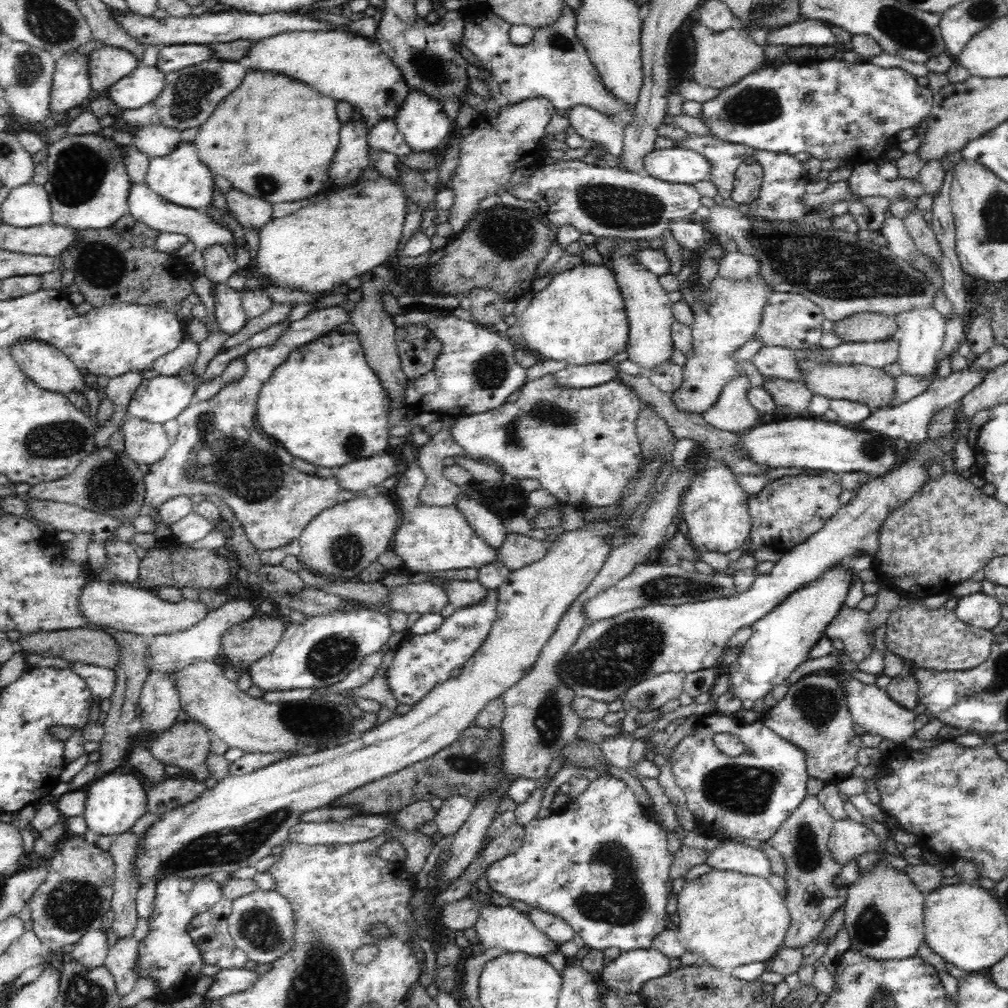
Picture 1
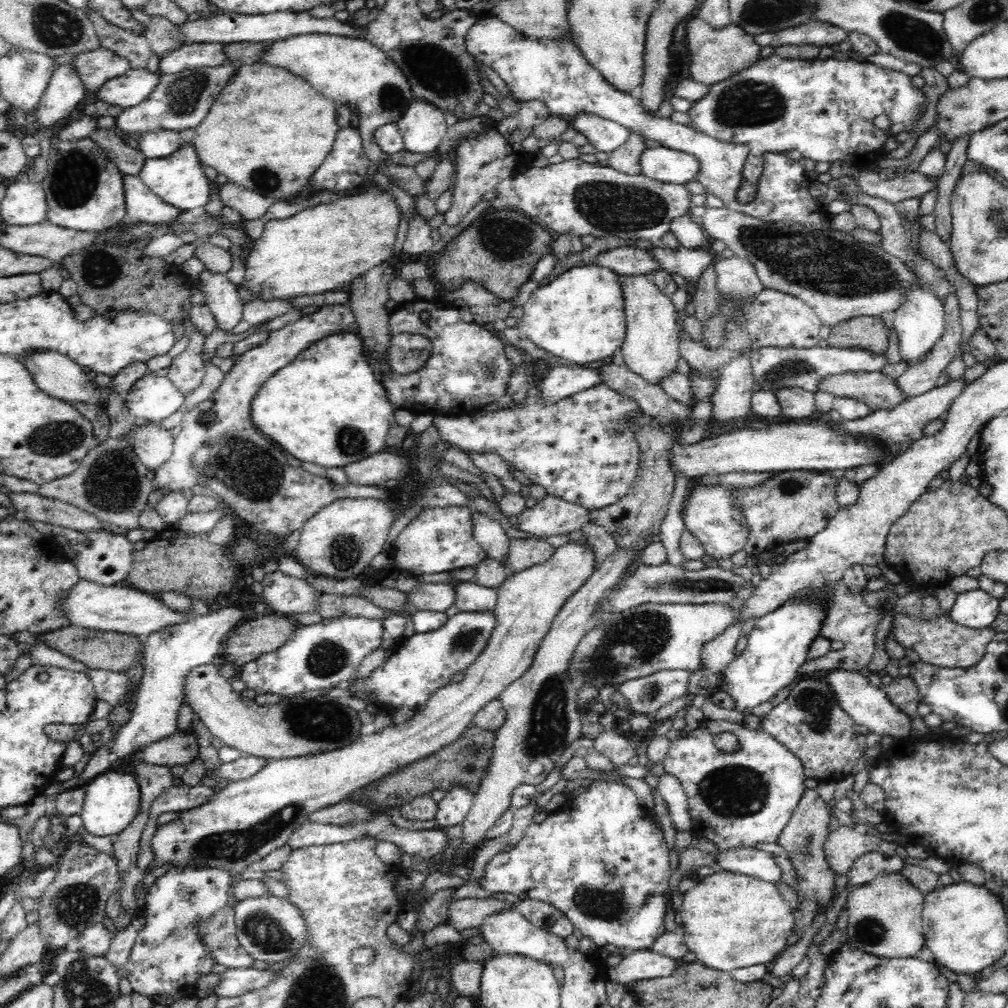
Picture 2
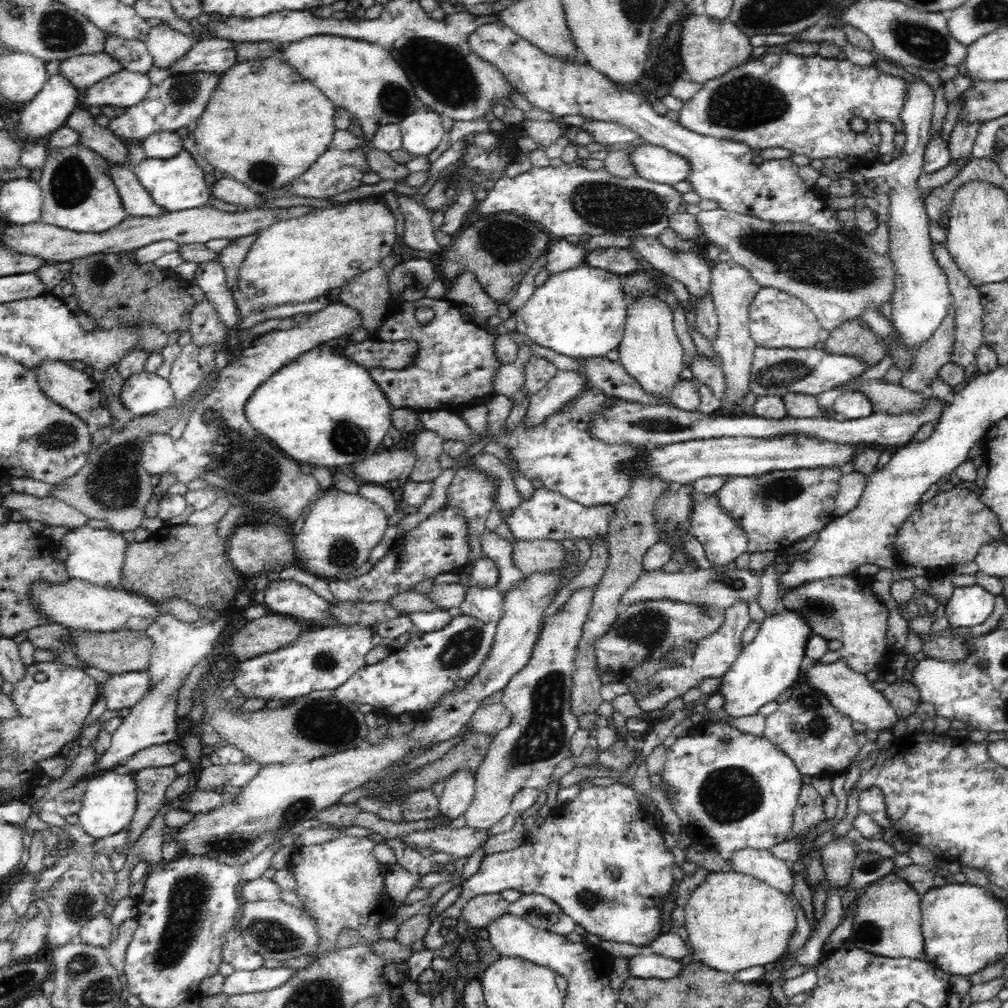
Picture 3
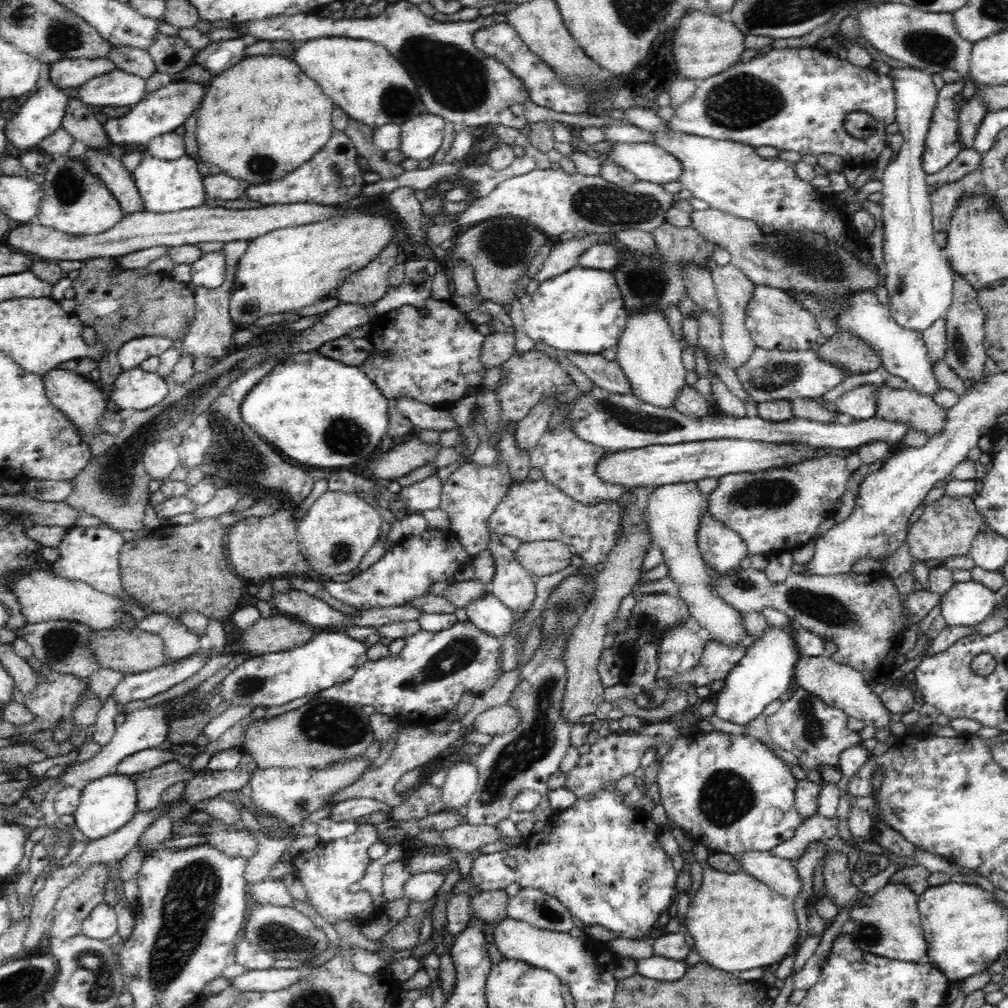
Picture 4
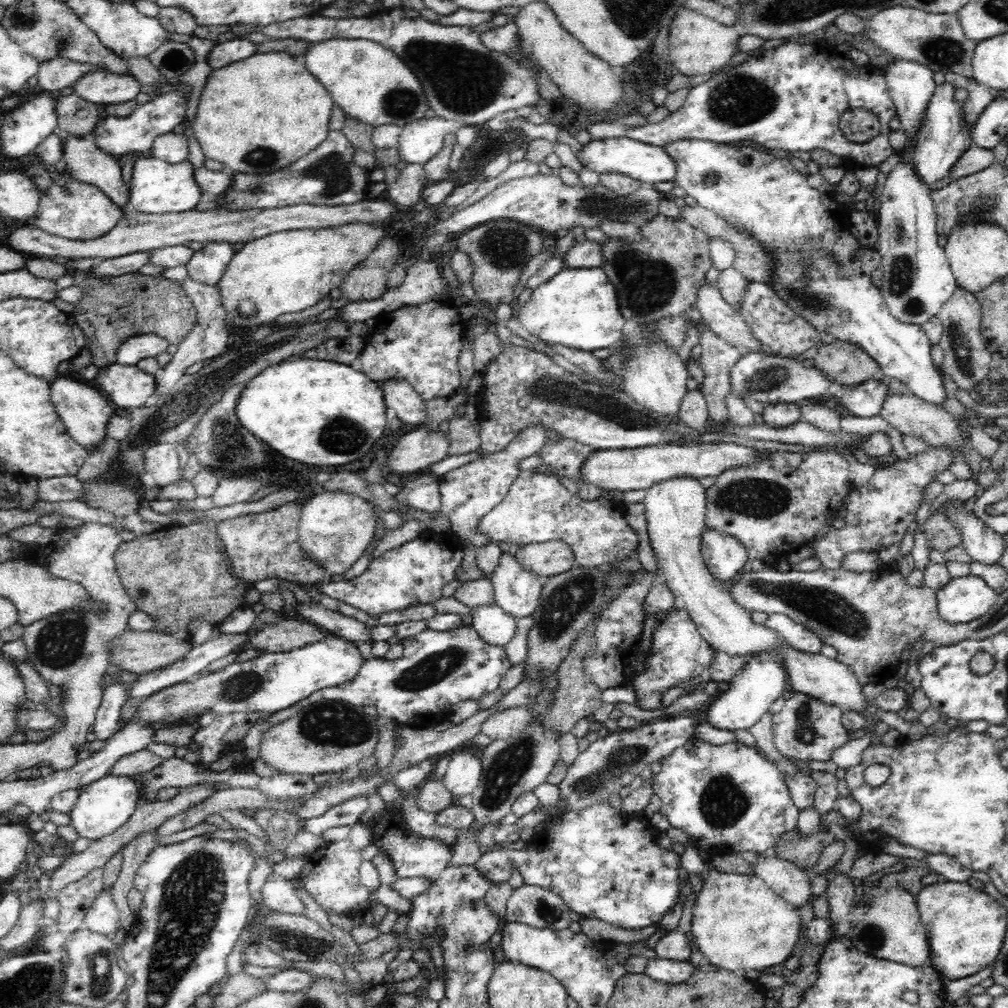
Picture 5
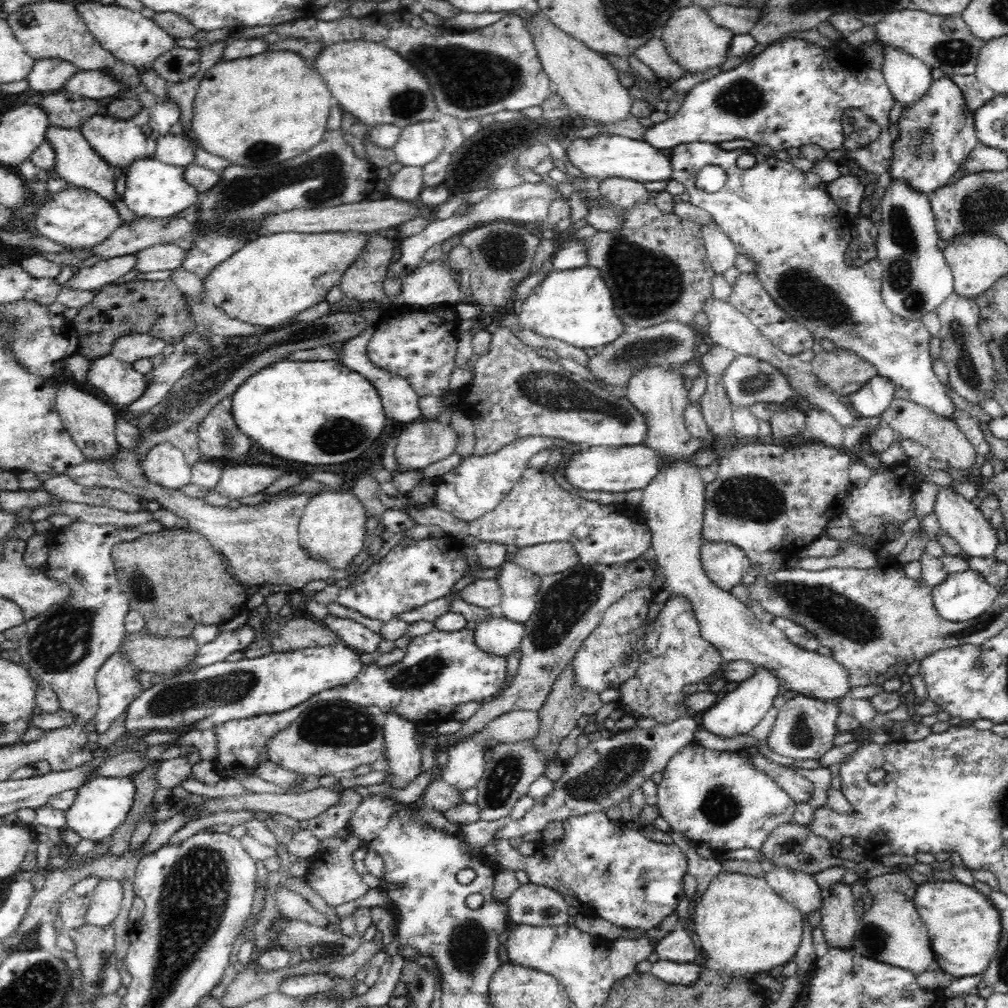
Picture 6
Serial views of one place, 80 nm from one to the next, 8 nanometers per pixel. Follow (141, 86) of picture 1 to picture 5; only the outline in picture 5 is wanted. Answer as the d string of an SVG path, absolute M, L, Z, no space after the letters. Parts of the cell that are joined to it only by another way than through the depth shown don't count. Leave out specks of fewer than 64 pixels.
M98 69L82 75L72 86L72 91L94 105L114 106L130 100L140 100L139 80L132 74L121 74Z

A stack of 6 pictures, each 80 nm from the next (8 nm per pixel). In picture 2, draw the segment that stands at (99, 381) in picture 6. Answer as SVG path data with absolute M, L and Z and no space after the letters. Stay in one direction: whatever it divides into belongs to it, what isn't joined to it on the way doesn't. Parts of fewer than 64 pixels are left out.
M155 373L142 375L125 394L127 410L139 422L162 422L184 407L186 394L182 394L166 376Z

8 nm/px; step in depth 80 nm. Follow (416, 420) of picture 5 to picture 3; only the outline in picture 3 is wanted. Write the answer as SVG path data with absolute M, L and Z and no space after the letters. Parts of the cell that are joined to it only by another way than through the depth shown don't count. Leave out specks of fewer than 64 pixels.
M416 410L416 418L426 430L432 430L440 434L442 438L452 438L453 441L478 442L480 438L464 424L460 414L454 414L445 410L424 412Z

